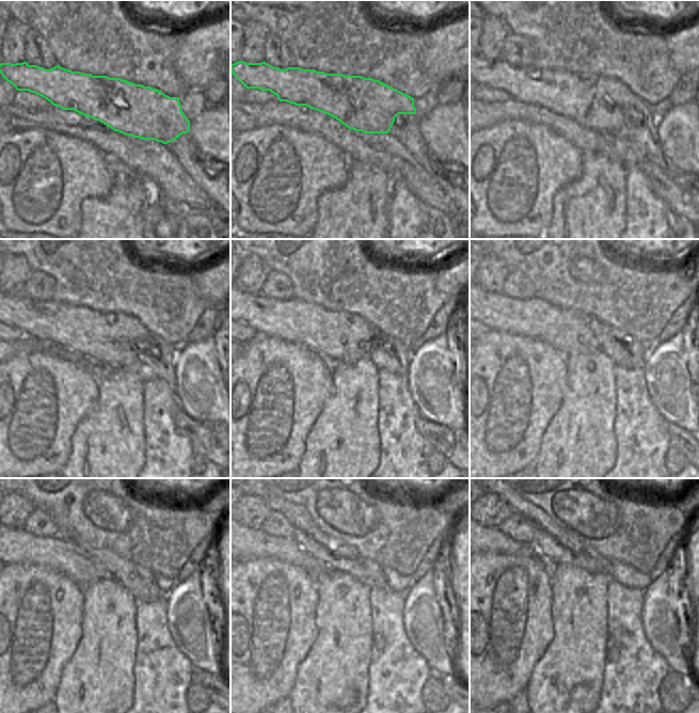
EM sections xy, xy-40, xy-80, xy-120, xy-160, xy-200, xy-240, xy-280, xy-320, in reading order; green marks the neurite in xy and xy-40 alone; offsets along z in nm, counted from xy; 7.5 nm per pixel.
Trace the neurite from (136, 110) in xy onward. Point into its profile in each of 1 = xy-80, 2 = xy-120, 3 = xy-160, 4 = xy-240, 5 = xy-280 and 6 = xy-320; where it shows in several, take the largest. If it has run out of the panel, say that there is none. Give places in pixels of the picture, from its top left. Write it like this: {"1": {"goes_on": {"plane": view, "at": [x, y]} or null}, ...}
{"1": {"goes_on": {"plane": "xy-80", "at": [598, 103]}}, "2": {"goes_on": {"plane": "xy-120", "at": [109, 338]}}, "3": {"goes_on": {"plane": "xy-160", "at": [347, 337]}}, "4": {"goes_on": {"plane": "xy-240", "at": [13, 545]}}, "5": {"goes_on": {"plane": "xy-280", "at": [252, 543]}}, "6": {"goes_on": {"plane": "xy-320", "at": [493, 540]}}}

